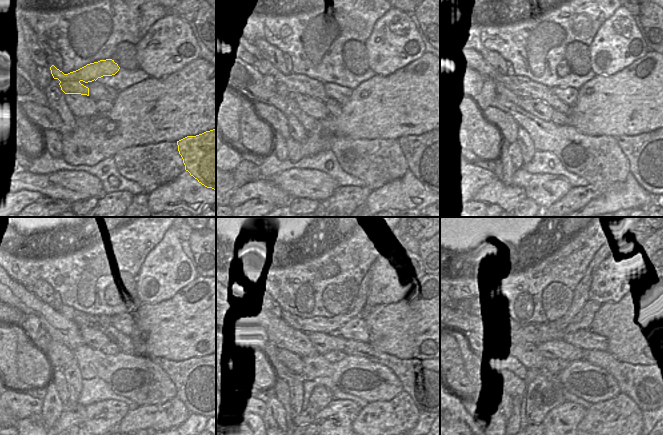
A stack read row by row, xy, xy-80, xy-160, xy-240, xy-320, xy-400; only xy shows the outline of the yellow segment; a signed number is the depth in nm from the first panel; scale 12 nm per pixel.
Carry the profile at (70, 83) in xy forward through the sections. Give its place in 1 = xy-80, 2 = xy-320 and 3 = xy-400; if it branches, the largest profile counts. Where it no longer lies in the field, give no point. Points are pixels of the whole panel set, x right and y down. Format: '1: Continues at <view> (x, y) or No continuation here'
1: Continues at xy-80 (296, 86)
2: Continues at xy-320 (419, 378)
3: Continues at xy-400 (643, 382)

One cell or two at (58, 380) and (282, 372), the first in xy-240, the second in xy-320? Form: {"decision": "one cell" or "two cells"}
{"decision": "two cells"}

